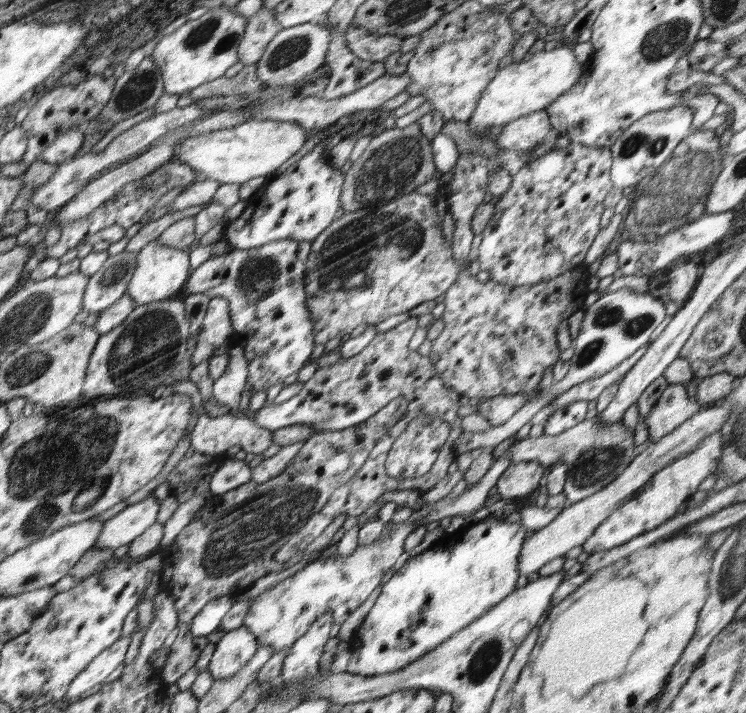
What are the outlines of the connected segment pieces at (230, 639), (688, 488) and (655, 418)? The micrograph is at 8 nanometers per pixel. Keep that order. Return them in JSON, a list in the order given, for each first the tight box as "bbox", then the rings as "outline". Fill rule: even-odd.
[{"bbox":[207,628,258,680],"outline":[[[236,628],[215,644],[207,670],[214,680],[229,679],[250,662],[258,647],[257,638],[248,628]]]},{"bbox":[582,434,724,555],"outline":[[[720,434],[708,436],[702,439],[697,447],[682,456],[675,458],[670,464],[663,466],[650,478],[647,484],[636,490],[623,506],[613,511],[613,514],[606,518],[599,528],[592,533],[587,542],[582,544],[582,548],[588,555],[613,550],[621,547],[622,544],[629,543],[644,532],[653,531],[656,526],[661,527],[676,516],[678,508],[688,502],[686,496],[692,496],[698,490],[701,482],[710,476],[716,467],[720,465],[720,460],[724,454],[724,437]]]},{"bbox":[644,385,701,443],"outline":[[[668,385],[648,416],[644,418],[652,443],[676,430],[701,409],[695,397],[688,397],[685,385]]]}]

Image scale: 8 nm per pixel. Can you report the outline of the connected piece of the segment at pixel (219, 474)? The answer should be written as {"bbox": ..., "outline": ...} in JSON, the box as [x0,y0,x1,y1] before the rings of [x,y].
{"bbox":[209,458,253,495],"outline":[[[228,458],[213,476],[209,490],[212,495],[222,495],[234,488],[250,486],[253,482],[251,472],[252,469],[245,461]]]}

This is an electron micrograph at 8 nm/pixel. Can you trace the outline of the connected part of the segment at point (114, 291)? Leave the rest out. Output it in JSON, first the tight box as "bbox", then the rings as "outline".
{"bbox":[85,250,138,312],"outline":[[[127,250],[111,256],[90,281],[85,294],[85,310],[104,312],[128,292],[138,264],[138,252]]]}

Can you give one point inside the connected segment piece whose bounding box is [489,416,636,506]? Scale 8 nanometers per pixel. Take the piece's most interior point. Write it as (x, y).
(595, 453)

